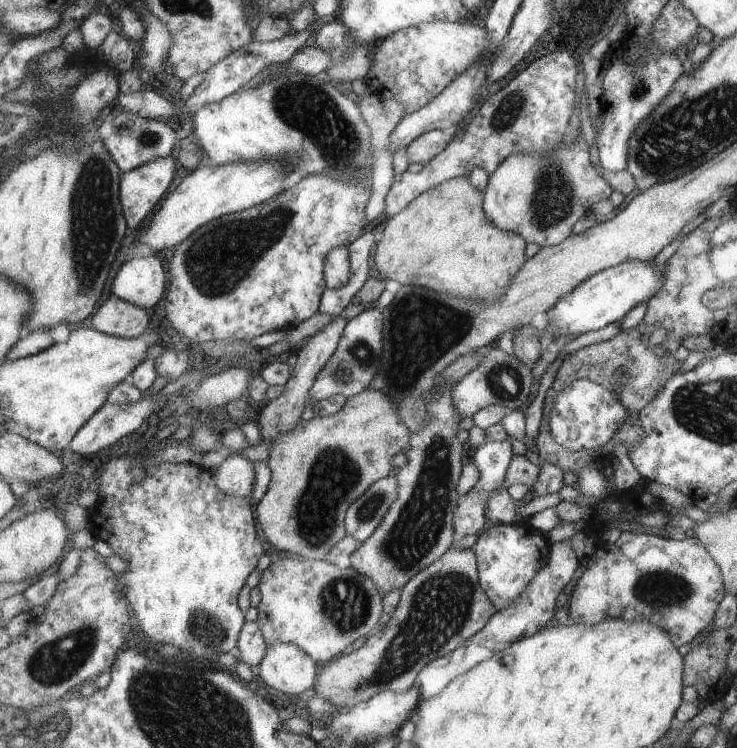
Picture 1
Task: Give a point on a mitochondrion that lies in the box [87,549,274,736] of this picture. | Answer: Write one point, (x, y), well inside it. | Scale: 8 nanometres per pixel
(209, 632)

